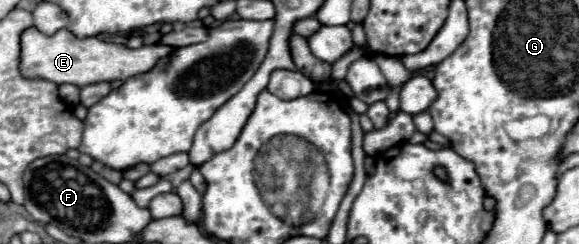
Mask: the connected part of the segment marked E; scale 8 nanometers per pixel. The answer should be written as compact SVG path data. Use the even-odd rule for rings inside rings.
M34 27L22 31L20 45L22 45L22 61L20 61L22 77L44 79L56 85L70 83L76 87L84 87L98 81L116 81L116 79L126 81L136 73L150 71L158 59L166 57L172 51L172 47L166 45L144 45L140 49L128 49L124 45L108 43L98 37L80 39L74 37L68 29L60 29L58 33L54 33L54 37L46 37L44 33L38 33L38 29Z

